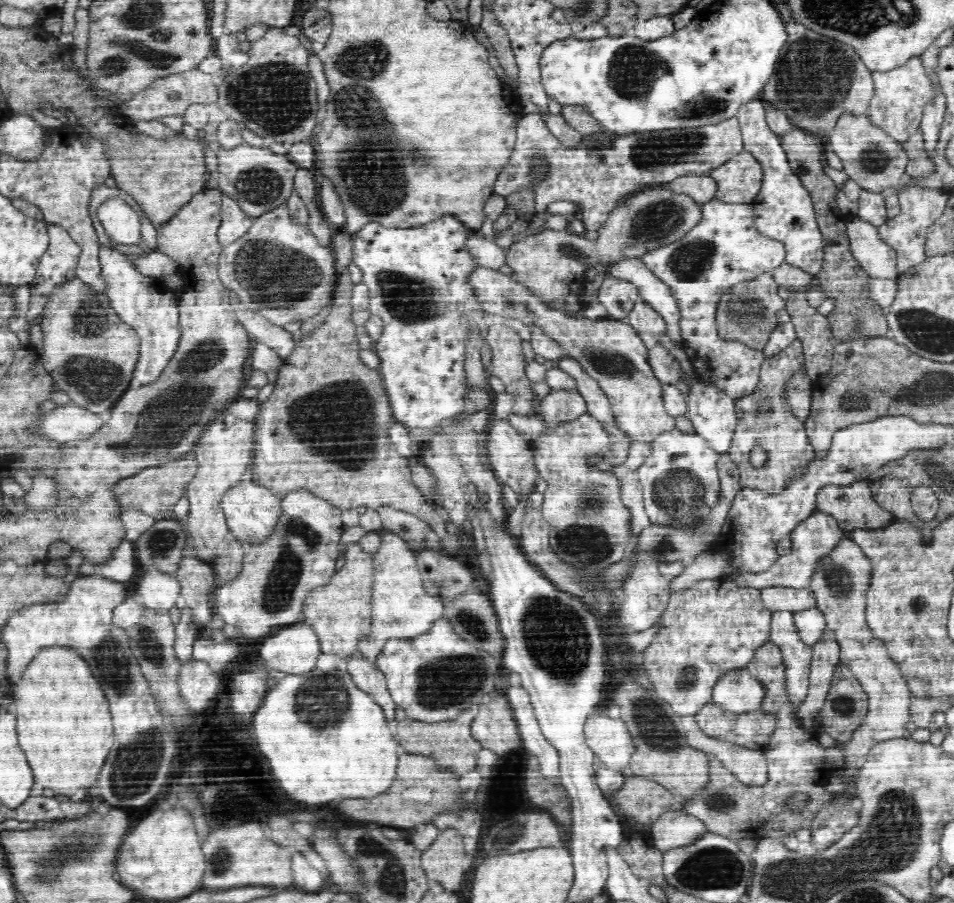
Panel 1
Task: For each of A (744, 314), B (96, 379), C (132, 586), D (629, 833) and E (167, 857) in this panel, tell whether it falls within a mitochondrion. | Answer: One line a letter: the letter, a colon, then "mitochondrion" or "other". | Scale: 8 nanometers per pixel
A: mitochondrion
B: mitochondrion
C: other
D: other
E: other

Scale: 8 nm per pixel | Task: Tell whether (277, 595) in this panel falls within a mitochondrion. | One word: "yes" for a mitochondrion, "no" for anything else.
yes

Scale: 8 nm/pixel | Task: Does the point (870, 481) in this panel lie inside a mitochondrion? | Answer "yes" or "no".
no

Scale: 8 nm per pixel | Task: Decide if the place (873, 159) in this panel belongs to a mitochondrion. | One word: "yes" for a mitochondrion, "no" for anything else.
yes

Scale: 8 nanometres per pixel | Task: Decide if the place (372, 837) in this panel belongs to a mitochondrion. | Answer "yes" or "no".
yes

